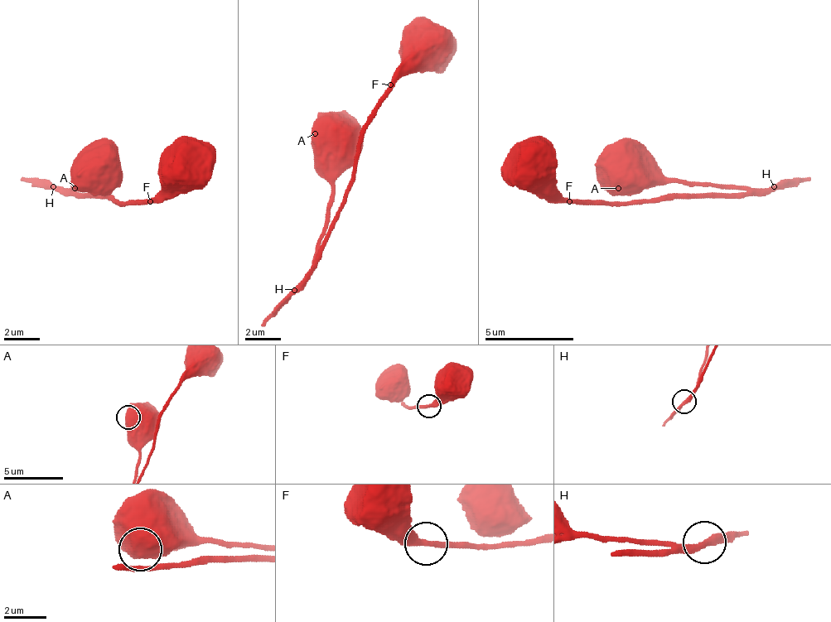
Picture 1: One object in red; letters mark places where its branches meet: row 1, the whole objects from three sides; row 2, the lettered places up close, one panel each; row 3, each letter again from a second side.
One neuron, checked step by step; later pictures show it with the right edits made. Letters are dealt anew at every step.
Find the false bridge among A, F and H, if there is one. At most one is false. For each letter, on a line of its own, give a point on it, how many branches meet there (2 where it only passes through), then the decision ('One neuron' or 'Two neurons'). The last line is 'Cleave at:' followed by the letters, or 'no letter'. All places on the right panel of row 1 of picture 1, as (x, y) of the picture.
A: Place: (618, 188). Branches: 1. One neuron
F: Place: (569, 201). Branches: 2. One neuron
H: Place: (774, 186). Branches: 2. Two neurons
Cleave at: H

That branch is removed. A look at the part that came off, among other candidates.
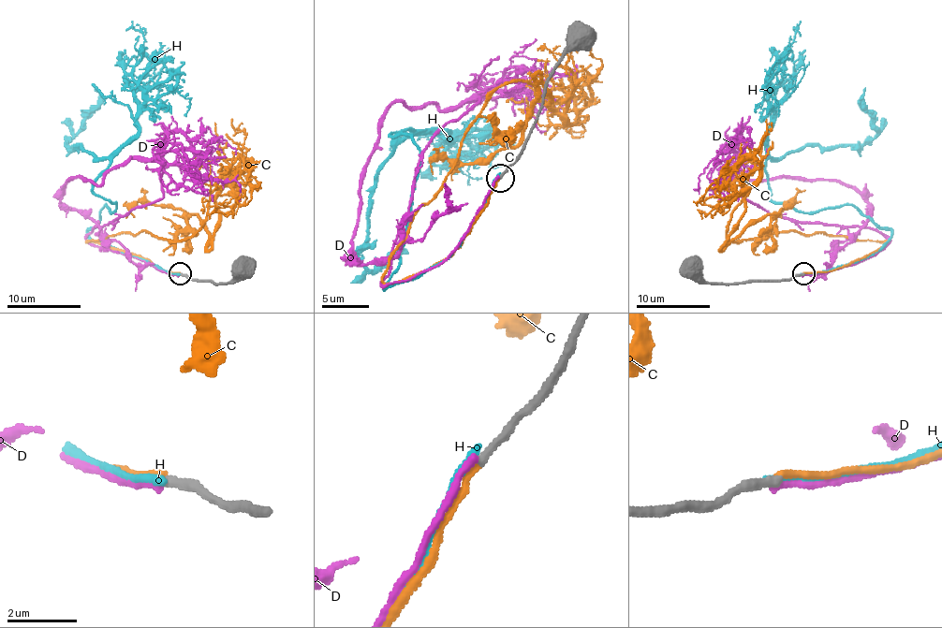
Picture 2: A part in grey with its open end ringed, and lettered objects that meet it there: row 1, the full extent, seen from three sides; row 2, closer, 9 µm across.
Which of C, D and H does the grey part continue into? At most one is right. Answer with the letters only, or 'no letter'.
C

